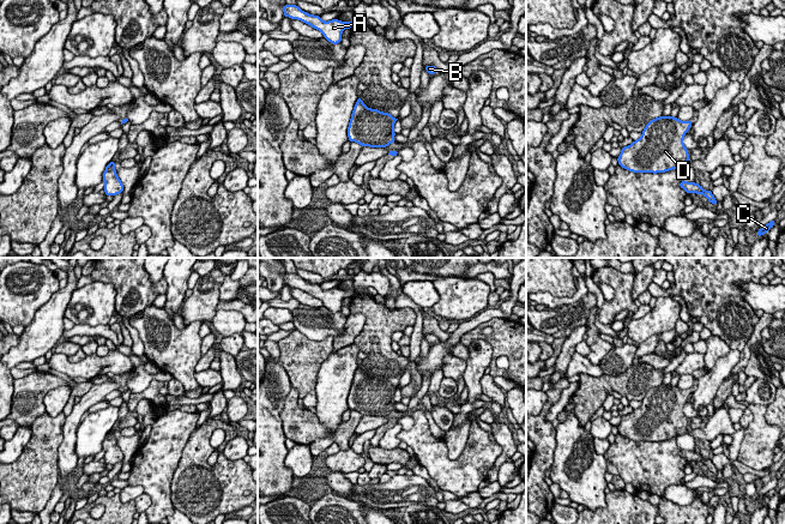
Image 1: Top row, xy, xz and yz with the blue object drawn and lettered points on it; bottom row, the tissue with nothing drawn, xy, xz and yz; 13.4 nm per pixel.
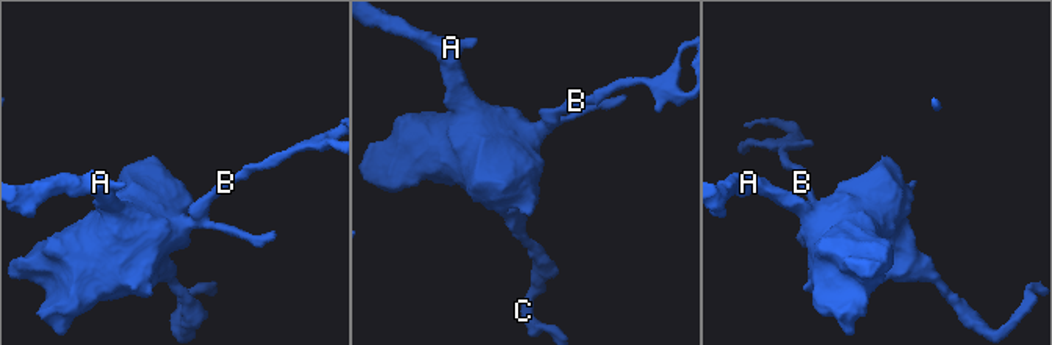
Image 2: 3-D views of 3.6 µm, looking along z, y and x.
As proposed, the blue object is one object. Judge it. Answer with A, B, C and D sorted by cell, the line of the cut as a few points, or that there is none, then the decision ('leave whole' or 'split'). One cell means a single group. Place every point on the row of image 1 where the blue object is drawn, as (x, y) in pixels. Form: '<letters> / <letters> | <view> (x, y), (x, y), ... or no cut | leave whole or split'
A B C D | no cut | leave whole

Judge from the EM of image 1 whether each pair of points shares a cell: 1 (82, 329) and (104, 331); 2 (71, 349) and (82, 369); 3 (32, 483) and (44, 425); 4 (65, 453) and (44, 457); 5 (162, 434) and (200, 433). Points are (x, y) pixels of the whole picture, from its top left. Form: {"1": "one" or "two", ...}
{"1": "one", "2": "two", "3": "one", "4": "two", "5": "two"}

